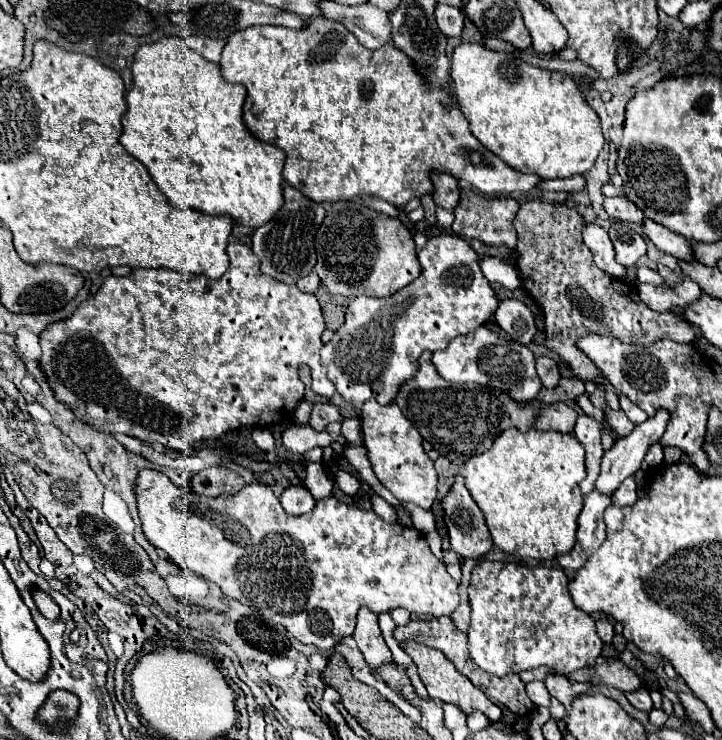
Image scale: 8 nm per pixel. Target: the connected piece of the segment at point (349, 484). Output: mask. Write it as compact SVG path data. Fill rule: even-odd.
M340 470L340 472L334 476L334 480L336 480L336 486L338 486L342 492L350 494L350 496L356 496L358 490L360 490L360 480L354 478L352 474L344 472L344 470Z

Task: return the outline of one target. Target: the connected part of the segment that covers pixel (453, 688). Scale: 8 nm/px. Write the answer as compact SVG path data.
M400 642L400 646L402 646L402 650L412 658L412 662L416 664L418 676L420 676L420 680L424 682L428 694L430 694L434 700L442 700L442 702L454 704L454 706L458 706L464 714L470 714L470 712L474 712L474 710L480 710L480 712L486 714L492 722L498 722L498 720L502 718L502 710L500 710L482 690L478 690L468 678L464 678L460 672L456 672L454 664L452 664L440 650L422 646L422 644L418 644L418 642Z

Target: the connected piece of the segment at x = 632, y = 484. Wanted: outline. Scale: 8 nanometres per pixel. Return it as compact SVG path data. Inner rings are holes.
M628 478L620 484L620 488L614 492L614 504L616 506L630 506L638 498L638 484L634 478Z

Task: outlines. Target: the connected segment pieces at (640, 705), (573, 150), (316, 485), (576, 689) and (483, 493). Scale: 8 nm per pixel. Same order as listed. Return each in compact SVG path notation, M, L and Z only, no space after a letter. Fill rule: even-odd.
M644 686L638 688L638 690L634 690L634 692L628 692L626 698L628 698L628 702L634 708L638 708L642 712L650 712L652 710L652 700L650 700L650 694L648 694L648 690Z
M460 42L454 48L450 62L450 76L458 108L468 118L474 136L488 150L492 150L506 164L510 164L514 170L528 174L534 172L544 180L550 180L550 178L568 178L574 174L586 174L594 166L594 160L600 154L606 140L602 136L596 112L588 106L586 98L582 96L572 76L526 64L524 60L508 52L488 50L486 46L474 42Z
M308 461L304 464L304 470L306 470L306 476L304 476L302 484L304 484L304 488L308 488L308 492L316 500L332 496L334 482L332 482L330 470L328 470L324 463Z
M554 674L554 676L548 676L546 680L546 688L548 692L560 700L566 708L566 716L568 716L568 708L572 708L572 700L584 692L588 692L590 684L578 684L578 682L570 682L566 676L560 676L560 674Z
M510 428L508 432L502 432L494 444L482 452L472 456L472 460L464 466L464 478L466 488L470 490L472 498L480 506L492 542L500 550L520 556L520 558L534 558L534 560L552 560L558 554L570 552L576 544L576 520L582 510L582 492L578 488L578 482L586 478L584 468L584 448L572 434L546 430L540 432L536 428L530 428L528 432L518 432Z

